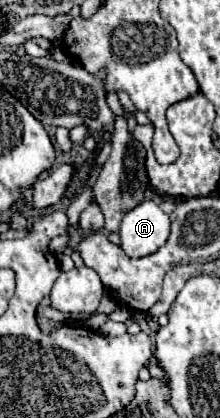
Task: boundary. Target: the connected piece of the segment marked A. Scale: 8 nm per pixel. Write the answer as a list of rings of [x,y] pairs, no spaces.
[[[145,200],[125,214],[121,222],[121,248],[129,258],[157,252],[169,238],[169,216],[153,202]]]

